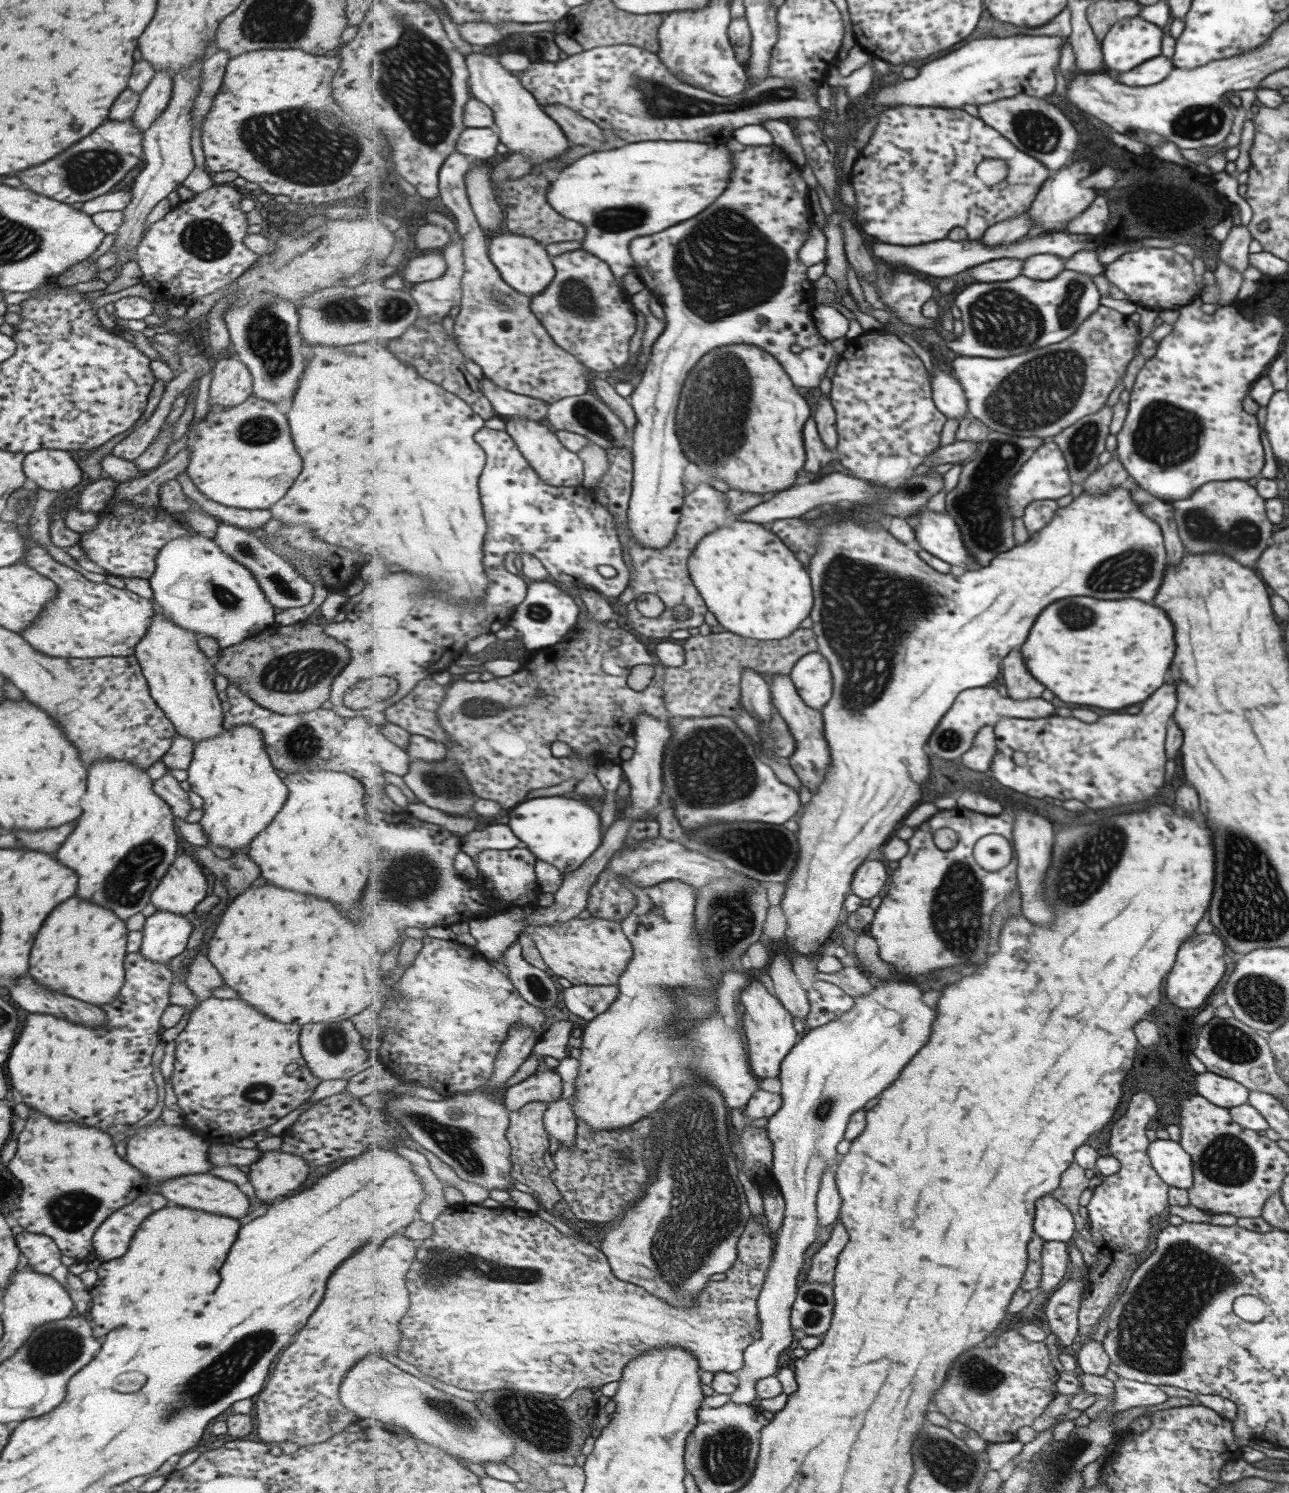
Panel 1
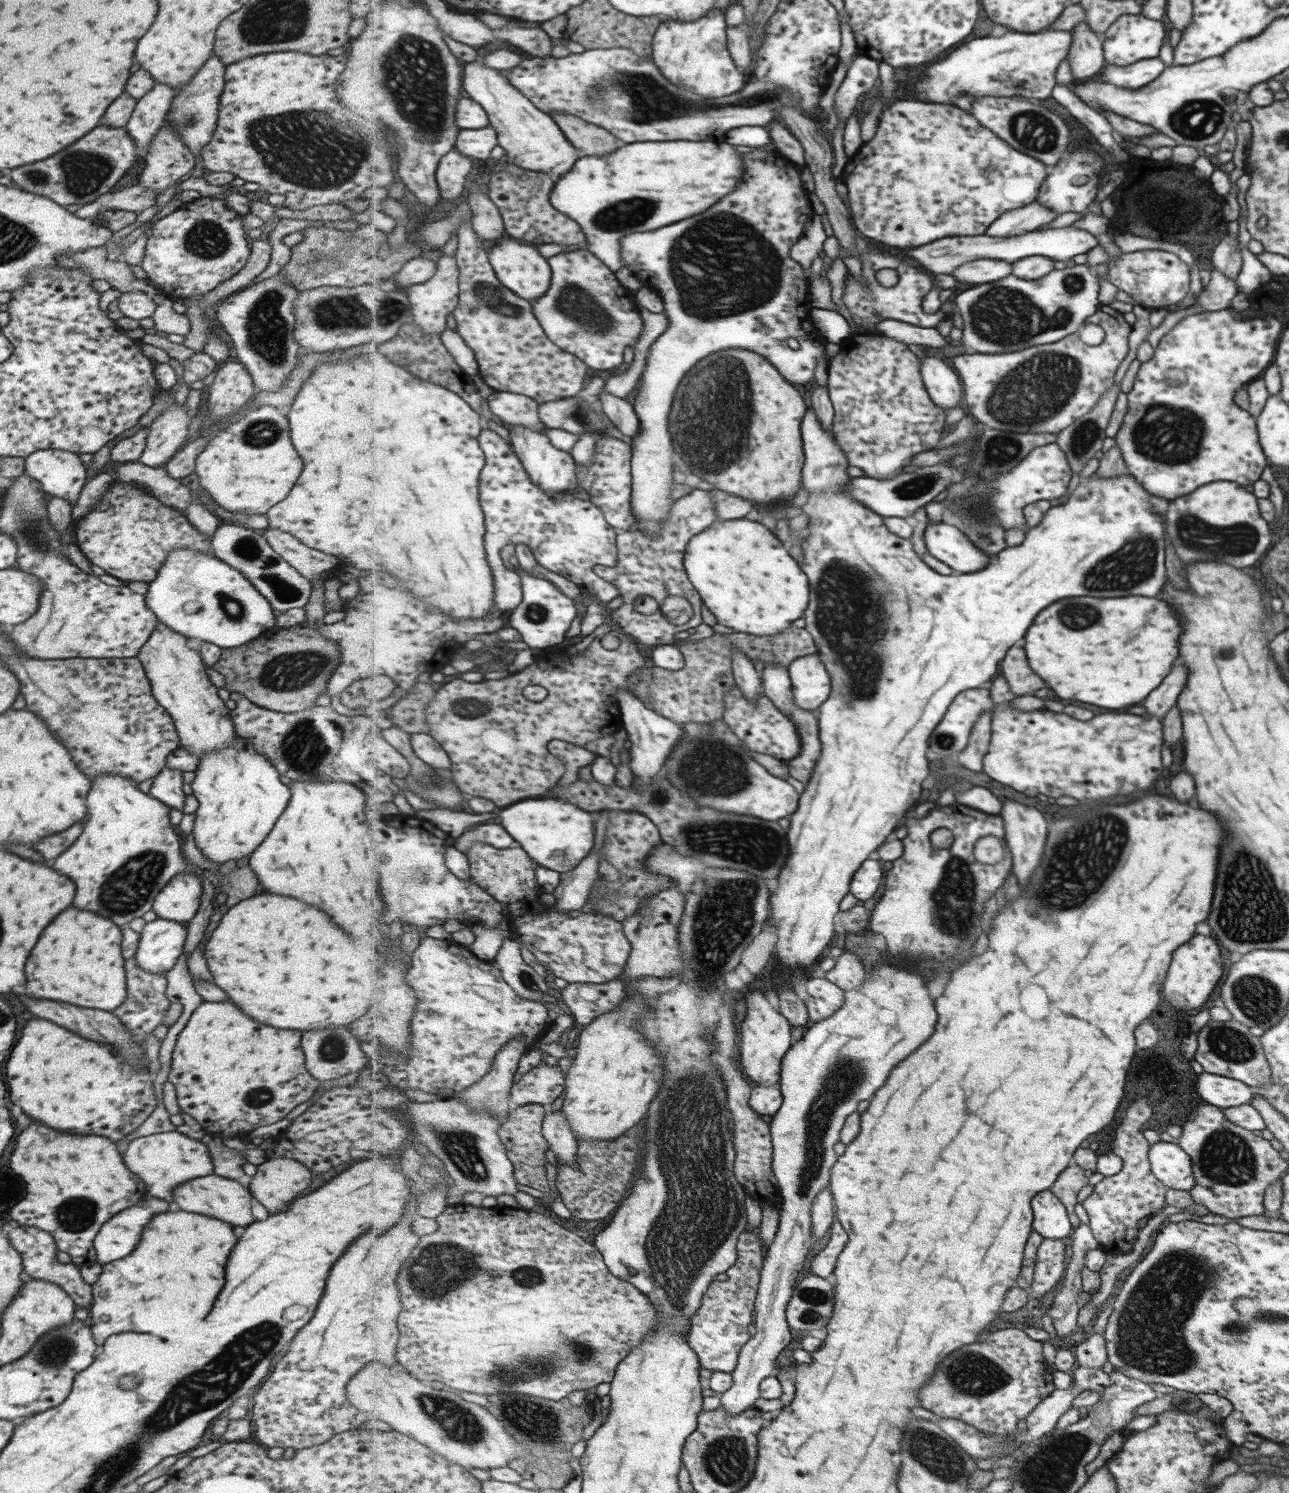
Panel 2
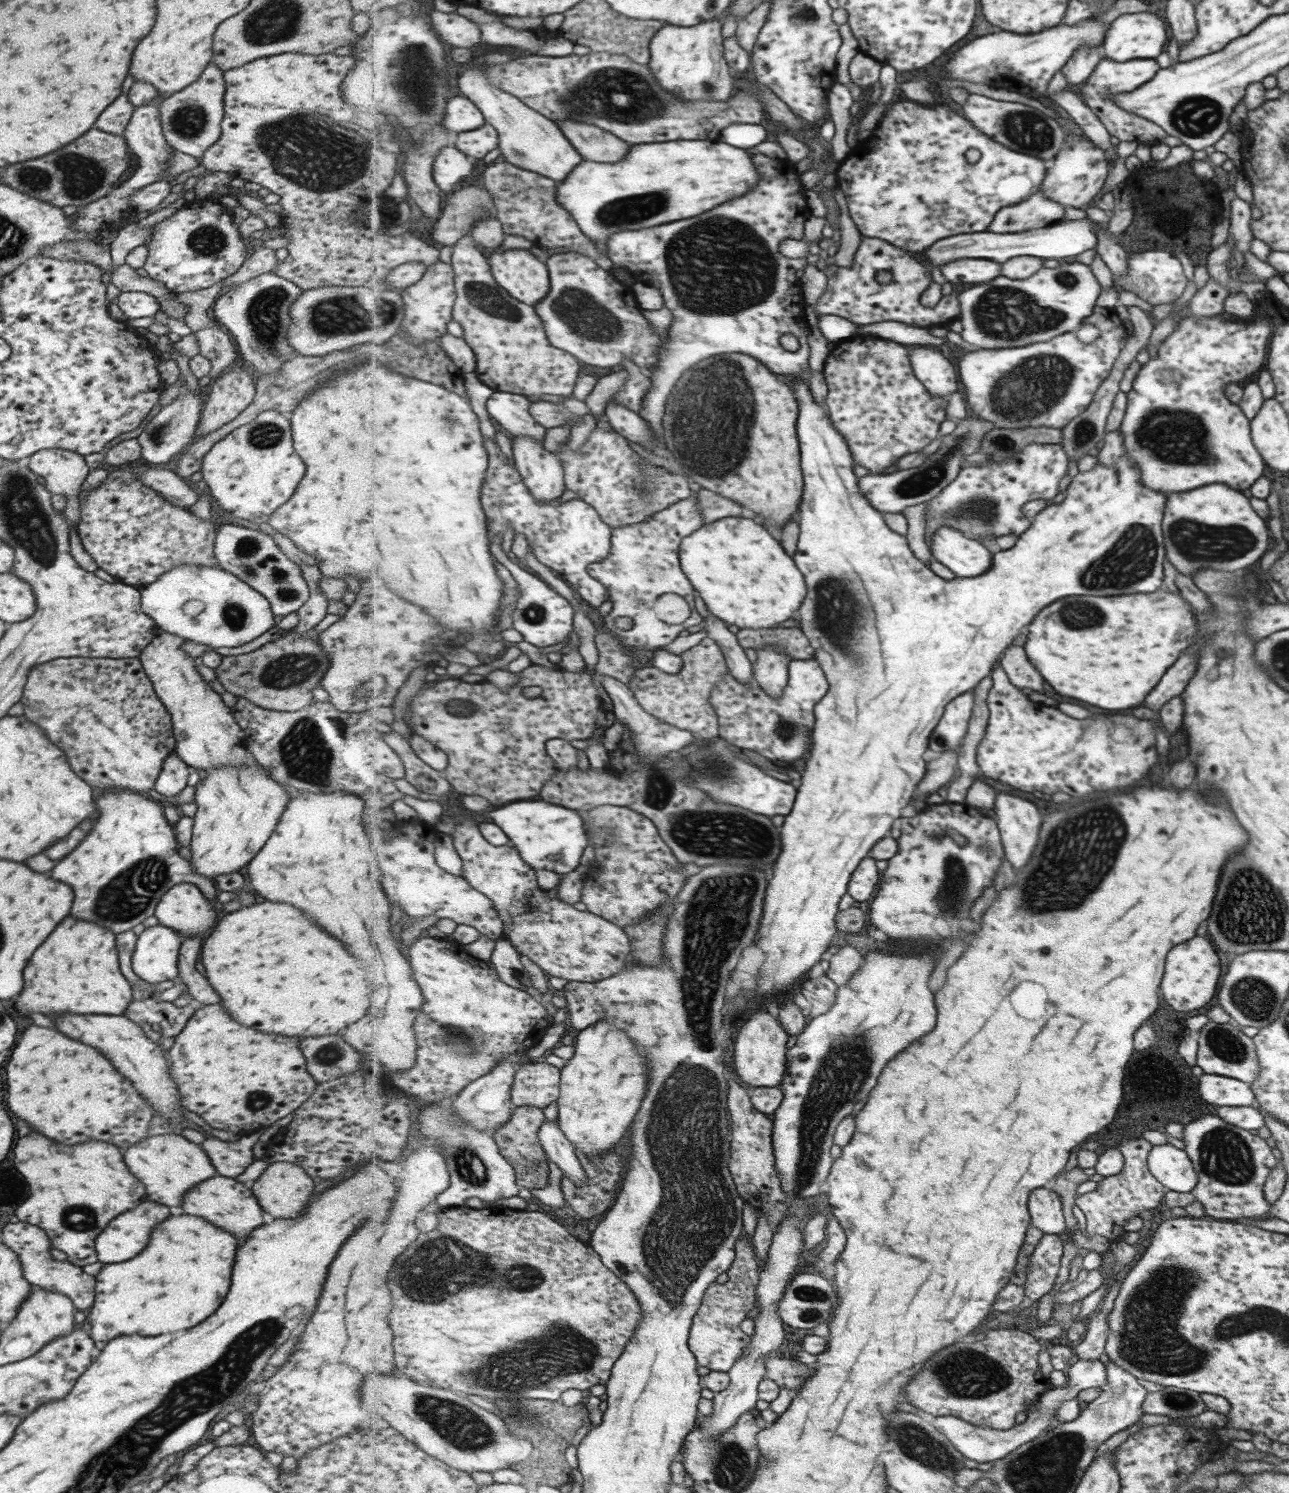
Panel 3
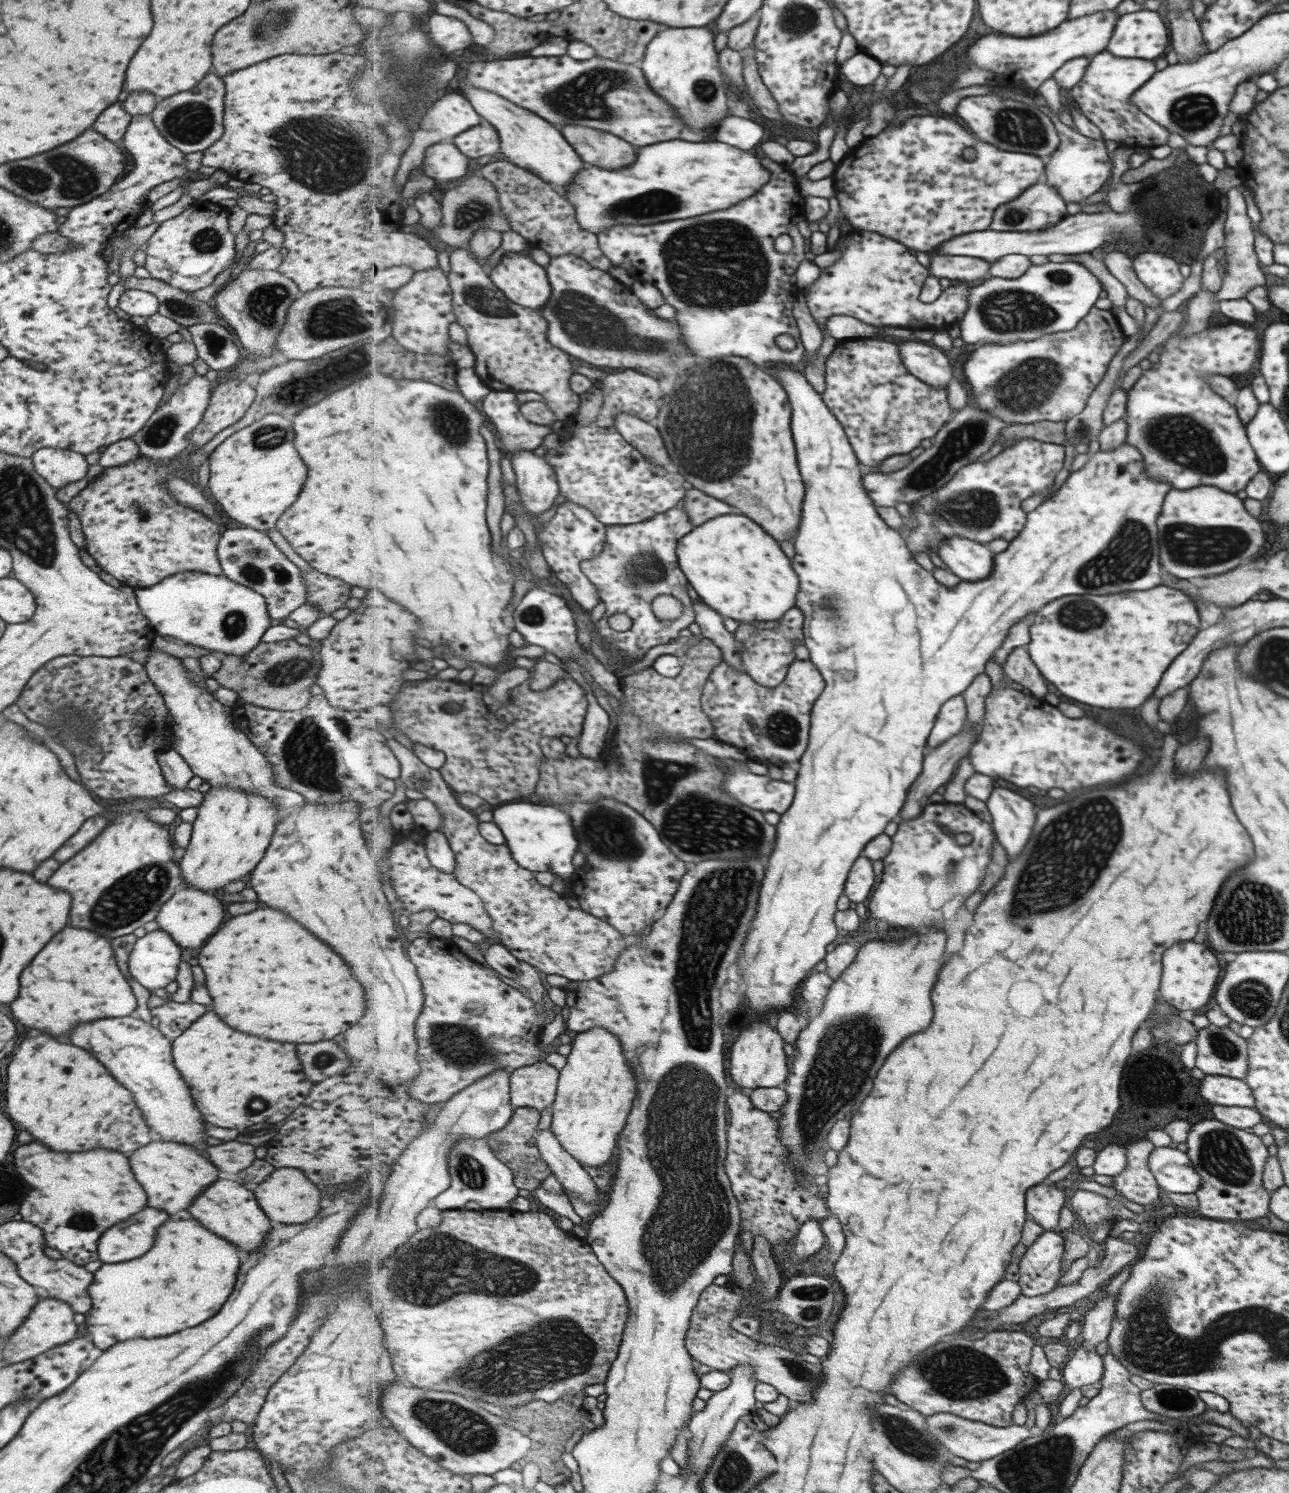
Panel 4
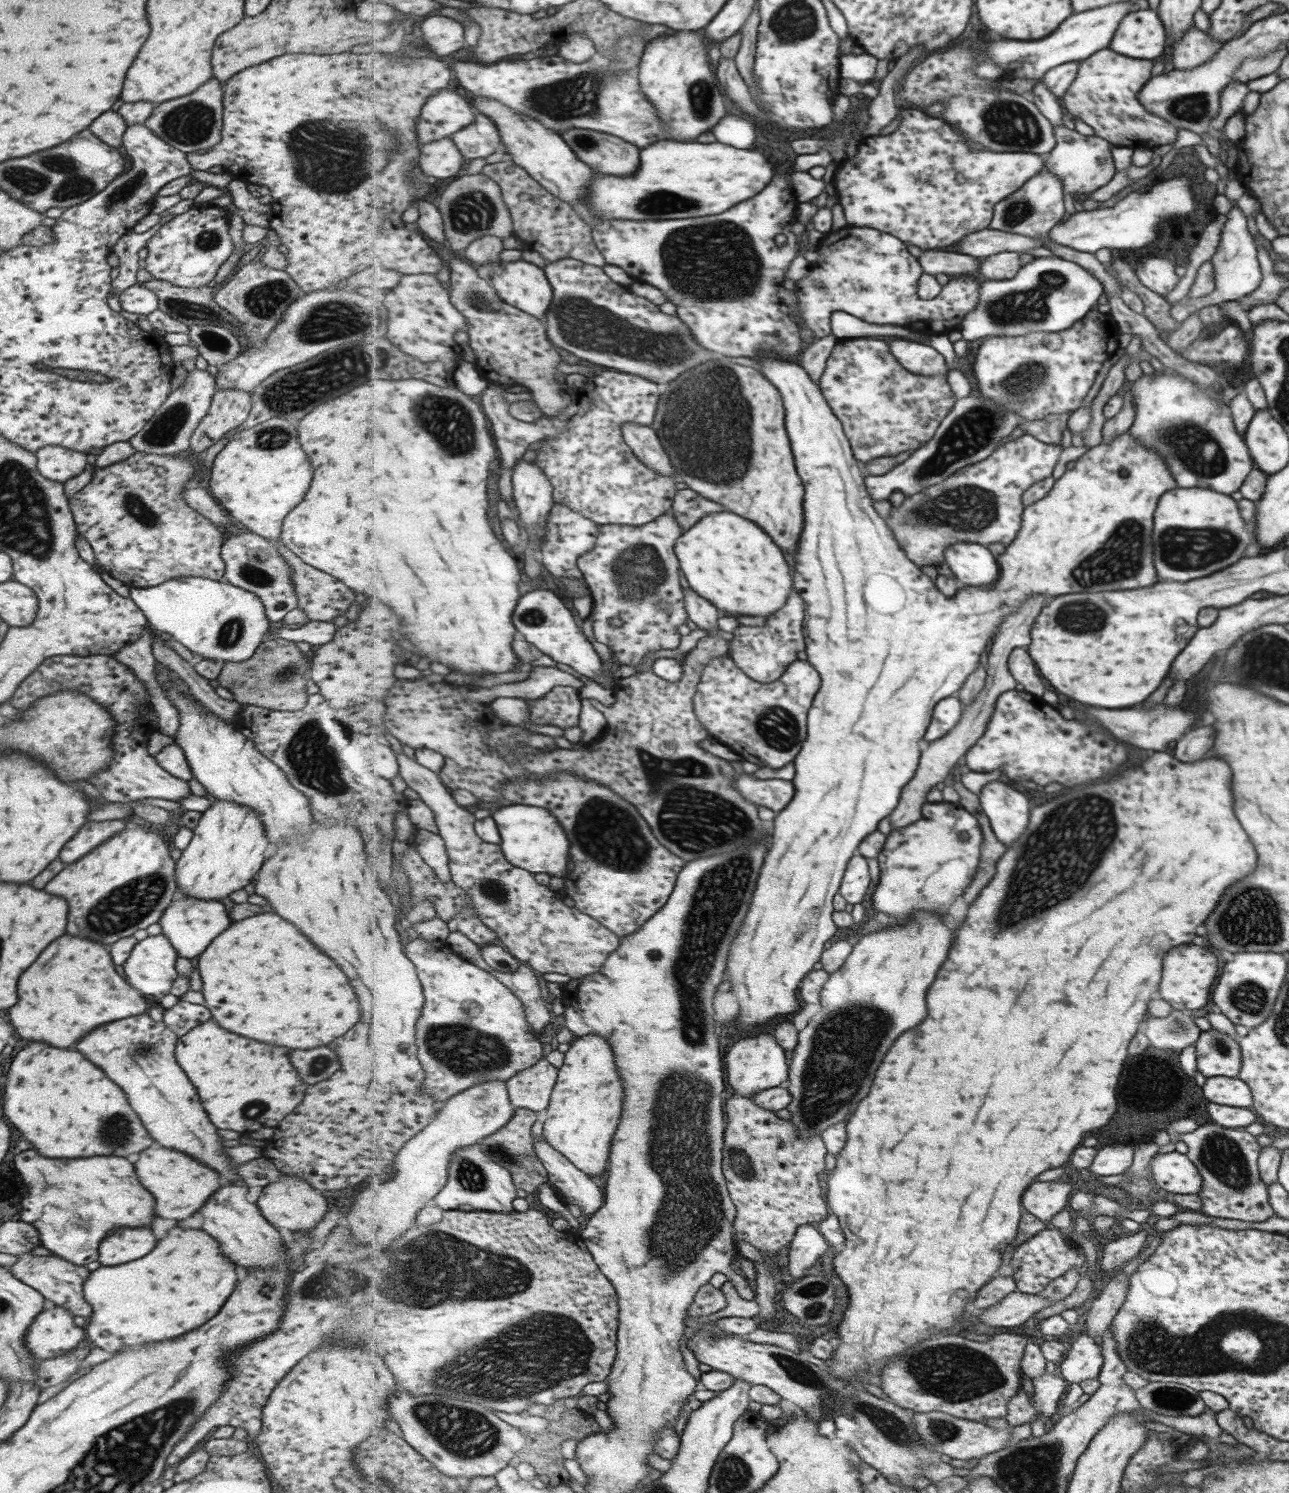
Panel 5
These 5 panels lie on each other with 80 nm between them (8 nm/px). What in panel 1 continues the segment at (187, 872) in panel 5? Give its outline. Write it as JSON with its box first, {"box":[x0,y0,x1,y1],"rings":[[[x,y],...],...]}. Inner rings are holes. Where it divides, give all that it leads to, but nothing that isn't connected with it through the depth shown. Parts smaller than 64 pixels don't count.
{"box":[186,725,287,854],"rings":[[[251,725],[223,729],[220,735],[193,744],[186,781],[190,790],[203,799],[203,816],[198,823],[210,840],[208,846],[227,849],[231,854],[249,846],[287,796],[287,787],[270,763],[261,733]]]}

